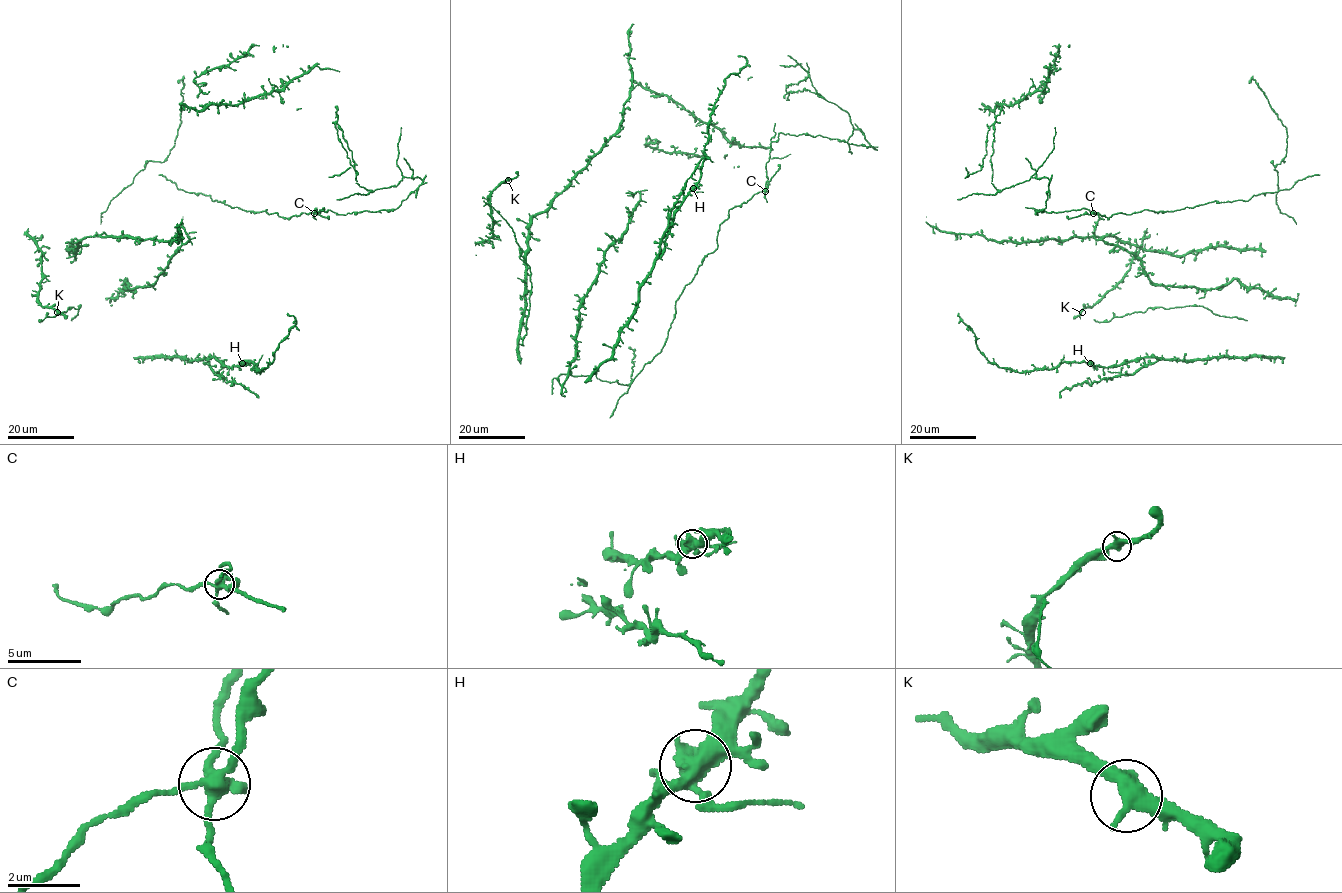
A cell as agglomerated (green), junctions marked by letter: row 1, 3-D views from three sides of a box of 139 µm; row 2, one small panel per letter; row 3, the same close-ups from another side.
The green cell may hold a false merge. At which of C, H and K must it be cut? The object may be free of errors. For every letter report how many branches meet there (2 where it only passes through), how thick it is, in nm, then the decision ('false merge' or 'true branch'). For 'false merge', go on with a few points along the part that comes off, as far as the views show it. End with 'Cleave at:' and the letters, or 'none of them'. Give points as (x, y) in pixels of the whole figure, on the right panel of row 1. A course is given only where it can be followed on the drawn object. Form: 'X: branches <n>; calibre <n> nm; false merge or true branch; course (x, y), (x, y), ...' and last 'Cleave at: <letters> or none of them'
C: branches 4; calibre 360 nm; false merge
H: branches 4; calibre 440 nm; true branch
K: branches 3; calibre 360 nm; true branch
Cleave at: C

